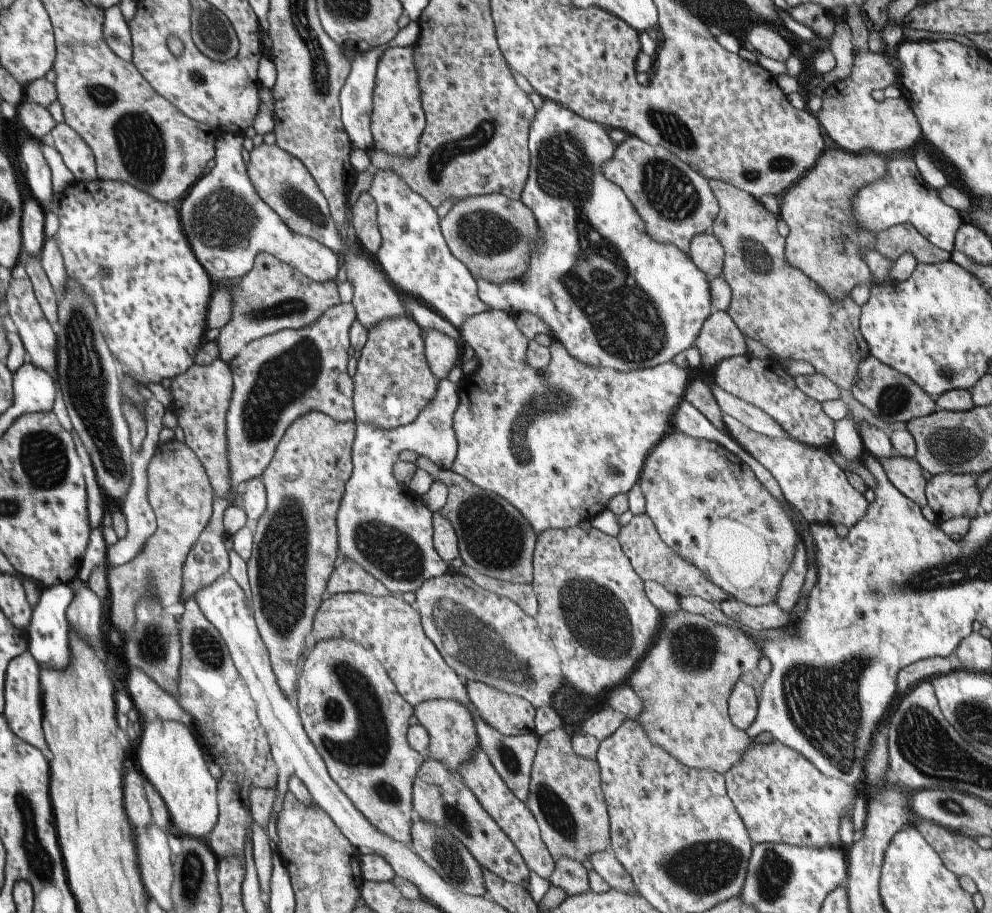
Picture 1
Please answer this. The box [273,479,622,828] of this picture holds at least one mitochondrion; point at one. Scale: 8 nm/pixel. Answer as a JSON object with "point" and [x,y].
{"point":[476,640]}

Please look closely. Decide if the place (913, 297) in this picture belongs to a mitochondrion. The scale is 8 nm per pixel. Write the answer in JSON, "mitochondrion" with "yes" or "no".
{"mitochondrion":"no"}

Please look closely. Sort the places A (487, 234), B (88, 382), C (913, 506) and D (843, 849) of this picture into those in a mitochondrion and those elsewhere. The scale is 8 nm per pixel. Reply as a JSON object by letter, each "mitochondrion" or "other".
{"A":"mitochondrion","B":"mitochondrion","C":"other","D":"other"}

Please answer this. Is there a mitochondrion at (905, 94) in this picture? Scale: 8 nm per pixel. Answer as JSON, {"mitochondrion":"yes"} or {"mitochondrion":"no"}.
{"mitochondrion":"no"}

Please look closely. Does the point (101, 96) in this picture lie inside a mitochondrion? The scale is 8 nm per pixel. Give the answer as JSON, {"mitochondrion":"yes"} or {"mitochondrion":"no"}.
{"mitochondrion":"yes"}

